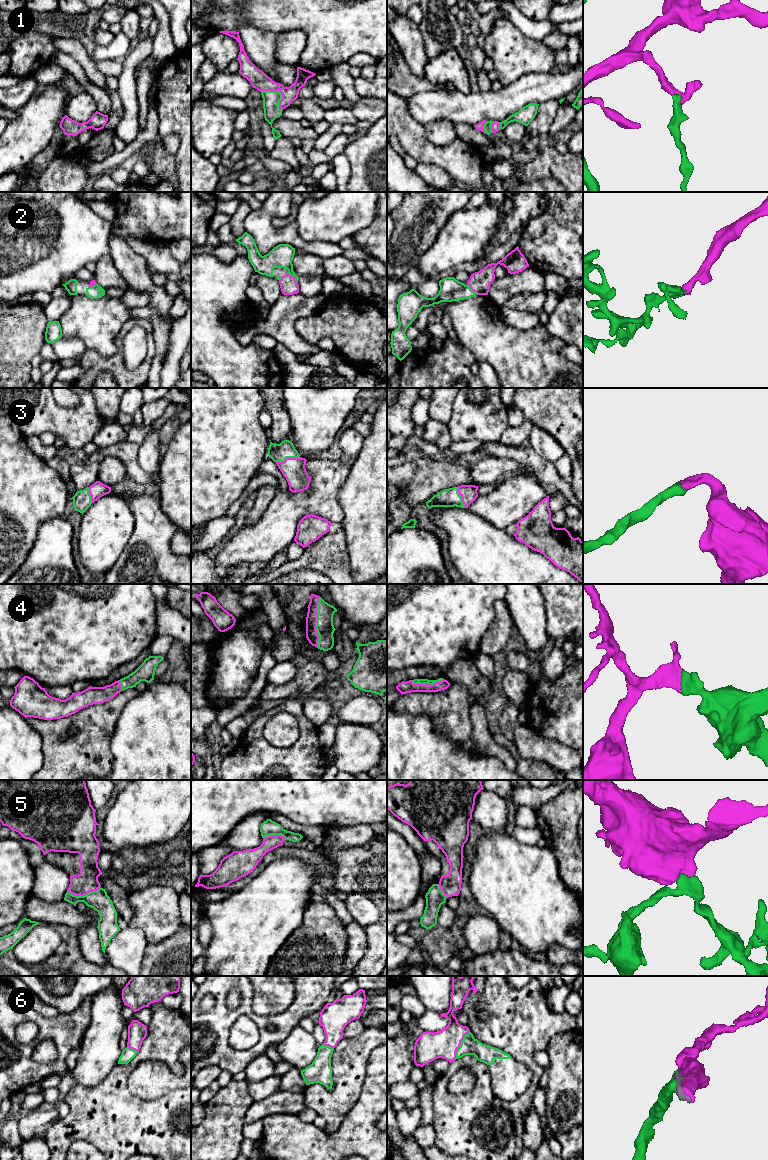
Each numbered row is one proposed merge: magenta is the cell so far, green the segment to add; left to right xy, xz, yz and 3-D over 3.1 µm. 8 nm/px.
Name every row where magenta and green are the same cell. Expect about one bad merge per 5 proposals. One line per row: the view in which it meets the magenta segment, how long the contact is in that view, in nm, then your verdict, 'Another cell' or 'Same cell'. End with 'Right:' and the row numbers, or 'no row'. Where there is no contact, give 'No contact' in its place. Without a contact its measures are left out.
1: Touches magenta in xz. Shared border 240 nm. Same cell
2: Touches magenta in xz. Shared border 120 nm. Same cell
3: Touches magenta in xz. Shared border 200 nm. Same cell
4: Touches magenta in xz. Shared border 400 nm. Same cell
5: Touches magenta in xy. Shared border 260 nm. Same cell
6: Touches magenta in yz. Shared border 260 nm. Same cell
Right: 1, 2, 3, 4, 5, 6

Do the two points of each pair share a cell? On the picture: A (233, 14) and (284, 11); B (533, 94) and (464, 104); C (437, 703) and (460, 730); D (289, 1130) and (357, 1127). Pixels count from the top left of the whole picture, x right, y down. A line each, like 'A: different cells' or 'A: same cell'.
A: same cell
B: same cell
C: same cell
D: same cell

